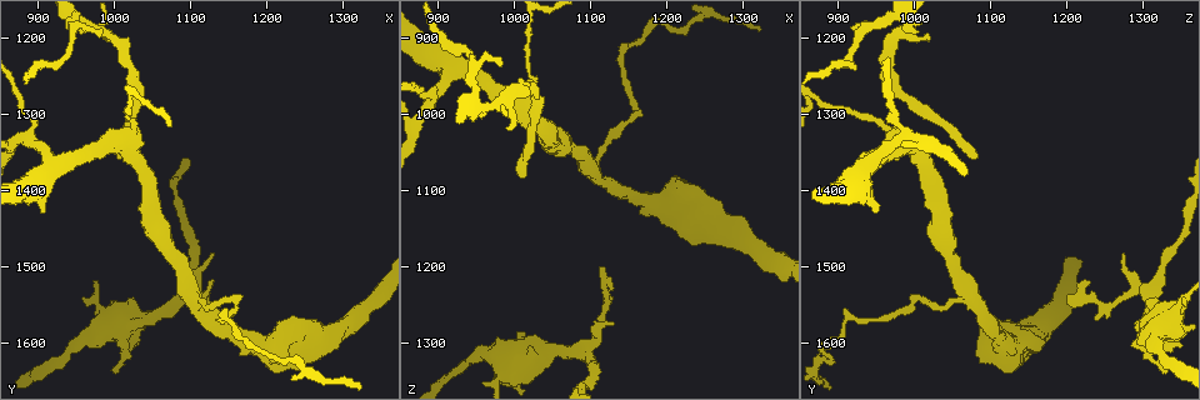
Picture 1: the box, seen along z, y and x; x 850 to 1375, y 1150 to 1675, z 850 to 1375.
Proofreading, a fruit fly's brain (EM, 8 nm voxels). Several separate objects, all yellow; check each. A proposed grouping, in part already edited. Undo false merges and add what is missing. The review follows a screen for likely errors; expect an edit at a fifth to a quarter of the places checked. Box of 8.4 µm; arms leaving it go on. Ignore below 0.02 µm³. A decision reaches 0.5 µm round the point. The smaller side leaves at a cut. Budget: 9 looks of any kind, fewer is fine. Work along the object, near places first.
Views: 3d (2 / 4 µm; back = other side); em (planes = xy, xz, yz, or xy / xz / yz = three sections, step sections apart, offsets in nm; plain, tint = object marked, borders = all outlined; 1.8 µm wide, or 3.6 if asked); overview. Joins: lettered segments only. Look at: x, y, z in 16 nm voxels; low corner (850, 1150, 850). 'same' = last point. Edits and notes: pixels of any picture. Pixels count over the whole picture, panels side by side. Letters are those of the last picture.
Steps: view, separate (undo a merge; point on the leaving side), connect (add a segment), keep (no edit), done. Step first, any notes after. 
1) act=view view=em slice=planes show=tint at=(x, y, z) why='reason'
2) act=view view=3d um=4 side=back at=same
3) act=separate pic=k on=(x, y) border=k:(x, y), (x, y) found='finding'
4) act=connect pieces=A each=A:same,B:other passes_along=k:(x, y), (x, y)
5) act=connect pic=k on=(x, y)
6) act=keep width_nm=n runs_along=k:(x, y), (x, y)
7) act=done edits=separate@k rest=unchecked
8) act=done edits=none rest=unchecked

act=view view=3d um=4 at=(980, 1190, 940) why='free end'

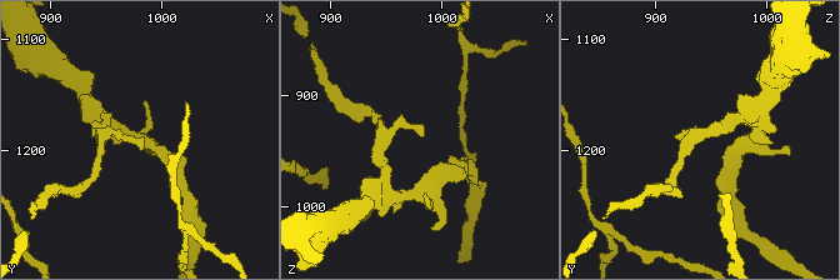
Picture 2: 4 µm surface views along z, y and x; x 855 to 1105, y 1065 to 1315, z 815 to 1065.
act=view view=em slice=planes show=borders at=(982, 1194, 940)

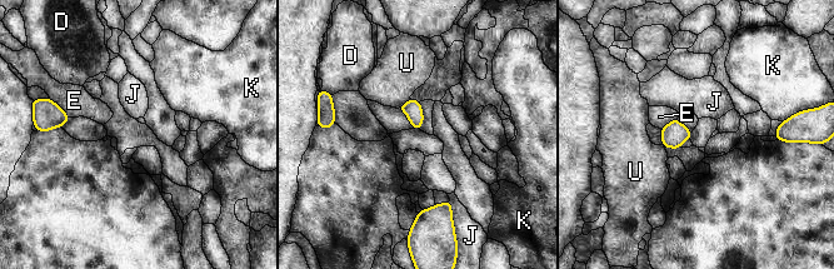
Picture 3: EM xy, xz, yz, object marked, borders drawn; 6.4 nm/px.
act=keep longest_contact=E:130nm each=D:other,E:other,J:other,K:other,U:other border=3:(677, 118), (660, 129) found='none of them fits'

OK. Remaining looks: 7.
act=view view=em slice=planes show=borders at=(1010, 1360, 1080)

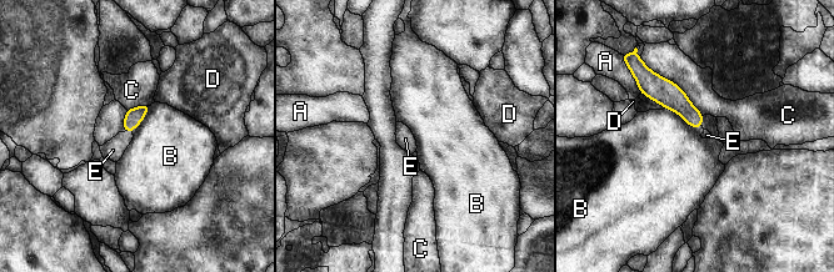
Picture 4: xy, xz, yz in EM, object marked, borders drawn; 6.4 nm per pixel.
act=connect pieces=E each=A:other,B:other,C:other,D:other,E:same passes_along=4:(134, 116), (128, 131), (113, 150) found='the neuron continues'

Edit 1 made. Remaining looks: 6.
act=view view=overview why='see it whole again'

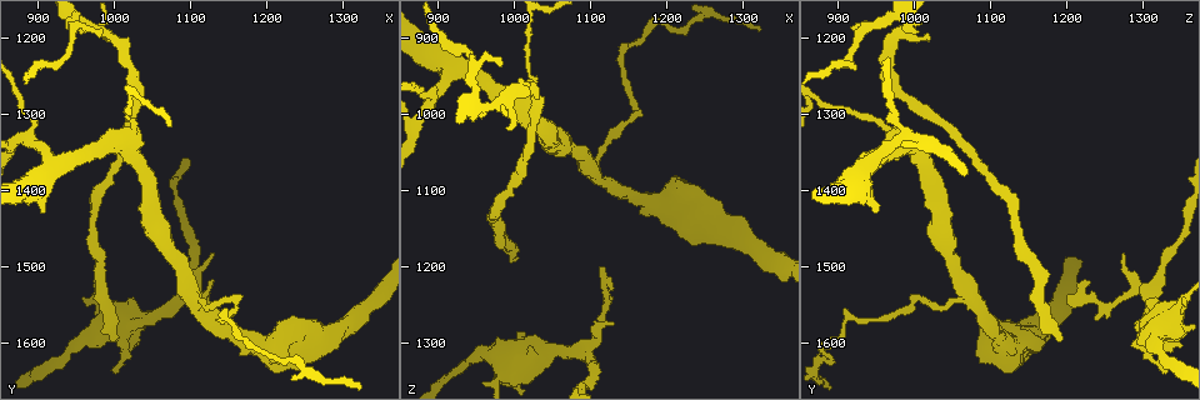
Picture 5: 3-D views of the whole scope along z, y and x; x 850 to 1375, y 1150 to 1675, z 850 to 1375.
act=view view=3d um=4 at=(1135, 1485, 1275) why='an open end'

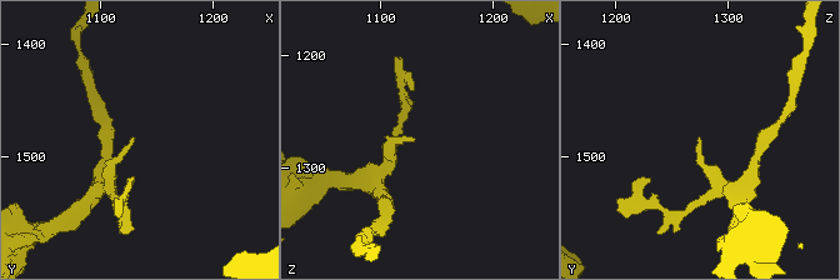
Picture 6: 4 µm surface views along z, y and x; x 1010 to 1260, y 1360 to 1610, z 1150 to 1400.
act=view view=em slice=xy step=4 show=tint at=(1130, 1486, 1274)

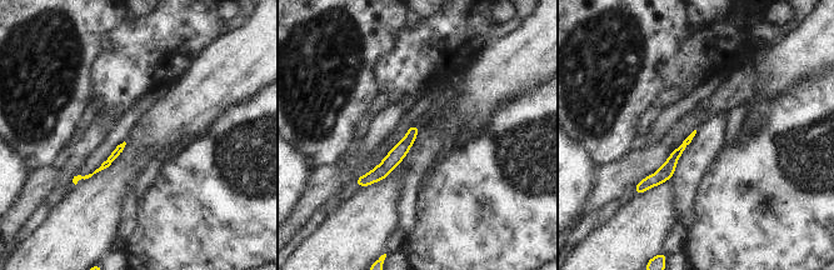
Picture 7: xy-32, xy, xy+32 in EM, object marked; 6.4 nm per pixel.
act=view view=em slice=planes show=borders at=same

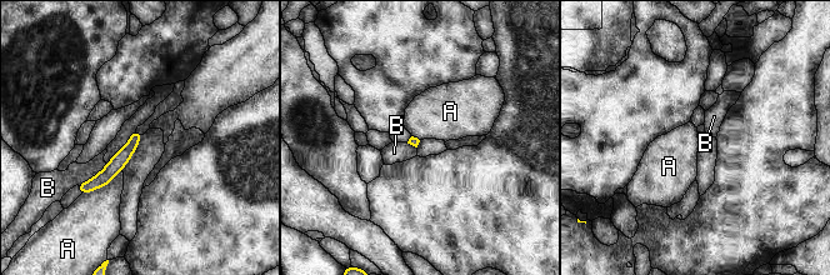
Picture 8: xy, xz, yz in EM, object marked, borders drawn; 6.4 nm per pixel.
act=keep each=A:other,B:other border=8:(121, 170), (105, 185), (81, 194) found='no lettered segment goes on from it'

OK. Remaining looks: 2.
act=view view=3d um=2 at=(995, 1595, 1190) why='free end'

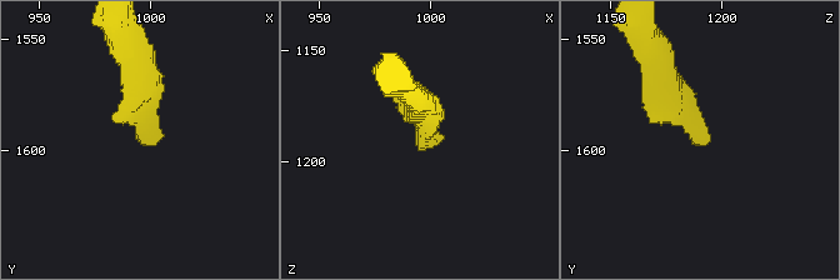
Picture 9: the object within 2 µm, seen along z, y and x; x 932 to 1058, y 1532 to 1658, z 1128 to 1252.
act=view view=em um=3.6 slice=xz step=8 show=borders at=(996, 1596, 1192)

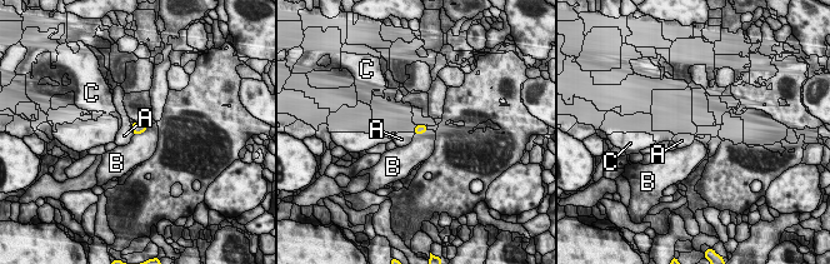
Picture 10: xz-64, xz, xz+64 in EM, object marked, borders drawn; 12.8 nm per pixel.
act=keep each=A:other,B:other,C:other border=10:(148, 126), (134, 135) found='no lettered segment goes on from it'

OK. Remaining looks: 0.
act=done edits=connect@4 rest=unchecked

